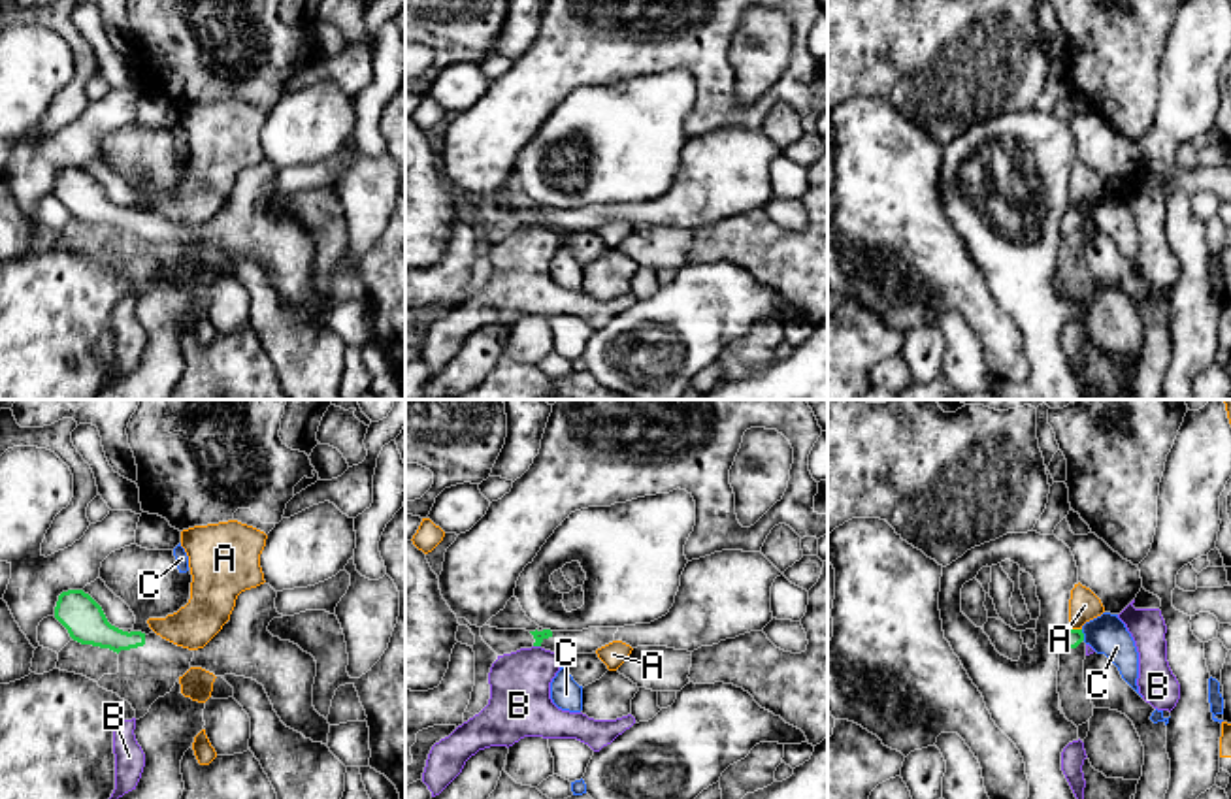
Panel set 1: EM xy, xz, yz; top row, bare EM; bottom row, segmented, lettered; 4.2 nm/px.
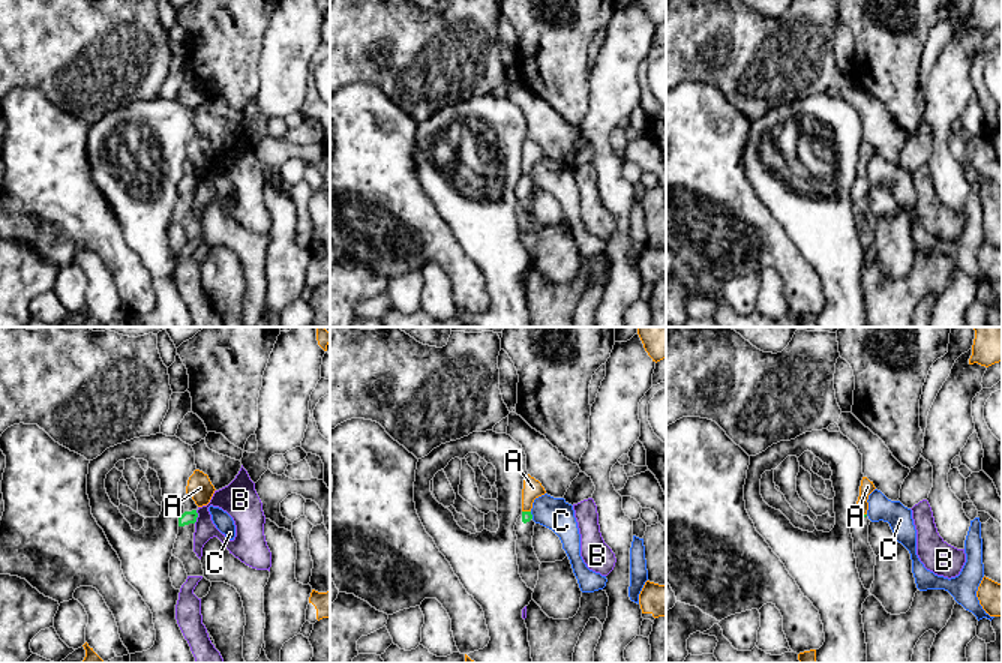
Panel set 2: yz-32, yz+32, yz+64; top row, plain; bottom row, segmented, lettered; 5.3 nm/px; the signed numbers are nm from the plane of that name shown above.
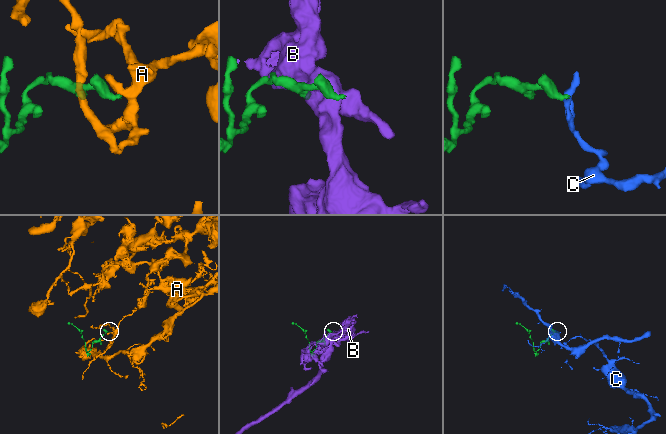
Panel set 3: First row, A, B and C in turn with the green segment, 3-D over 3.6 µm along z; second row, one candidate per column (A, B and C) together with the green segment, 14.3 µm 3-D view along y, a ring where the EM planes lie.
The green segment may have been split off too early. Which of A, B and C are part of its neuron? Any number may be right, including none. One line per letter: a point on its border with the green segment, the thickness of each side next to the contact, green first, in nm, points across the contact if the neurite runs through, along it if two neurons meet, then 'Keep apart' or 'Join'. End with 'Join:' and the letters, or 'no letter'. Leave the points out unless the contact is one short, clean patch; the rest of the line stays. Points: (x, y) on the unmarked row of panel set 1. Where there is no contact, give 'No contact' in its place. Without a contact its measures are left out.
A: Touches green at yz (1075, 208). Thickness 70 nm (green) against 140 nm. Boundary: yz (1069, 204), (1081, 208). Keep apart
B: Touches green at xz (538, 223). Thickness 50 nm (green) against 260 nm. Keep apart
C: Touches green at yz (1083, 213). Thickness 70 nm (green) against 170 nm. Boundary: yz (1081, 208), (1084, 217). Keep apart
Join: no letter

